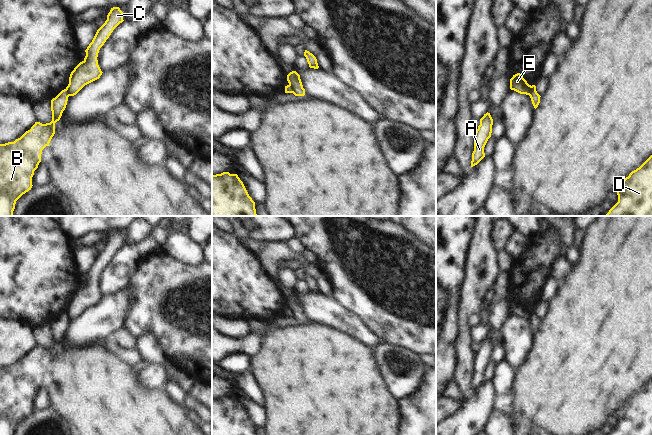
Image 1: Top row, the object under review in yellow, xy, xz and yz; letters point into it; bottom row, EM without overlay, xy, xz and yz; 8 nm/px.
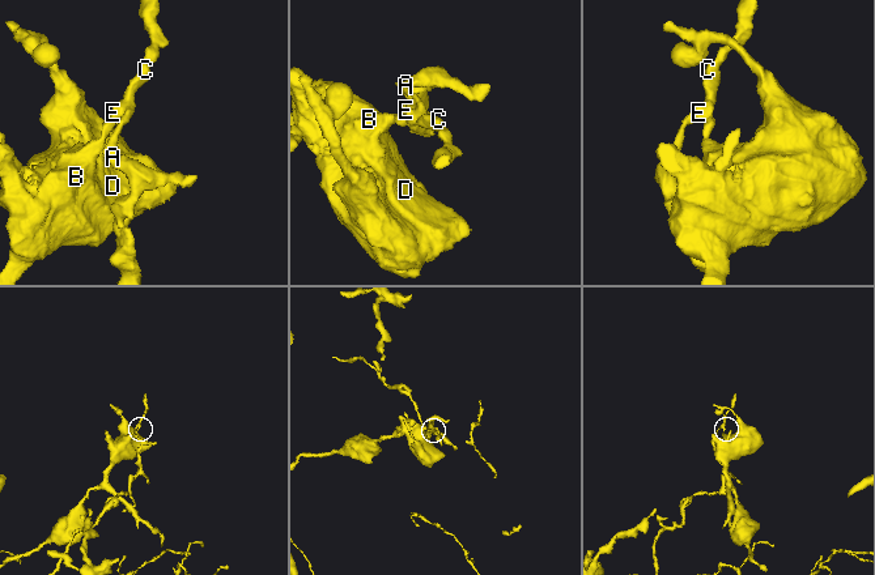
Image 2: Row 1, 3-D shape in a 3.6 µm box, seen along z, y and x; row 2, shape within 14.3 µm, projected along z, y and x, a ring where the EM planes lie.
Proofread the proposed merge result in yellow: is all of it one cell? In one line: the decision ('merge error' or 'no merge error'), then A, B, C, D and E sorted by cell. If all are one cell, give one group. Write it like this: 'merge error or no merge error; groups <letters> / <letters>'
merge error; groups A C E / B D

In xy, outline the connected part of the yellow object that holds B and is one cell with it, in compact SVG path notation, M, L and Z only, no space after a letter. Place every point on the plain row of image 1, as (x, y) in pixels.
M64 313L51 324L52 345L50 347L35 346L30 354L14 366L0 368L0 435L14 435L16 425L31 414L32 401L41 386L42 374L49 370L55 358L55 347L60 344L68 321L69 318Z

